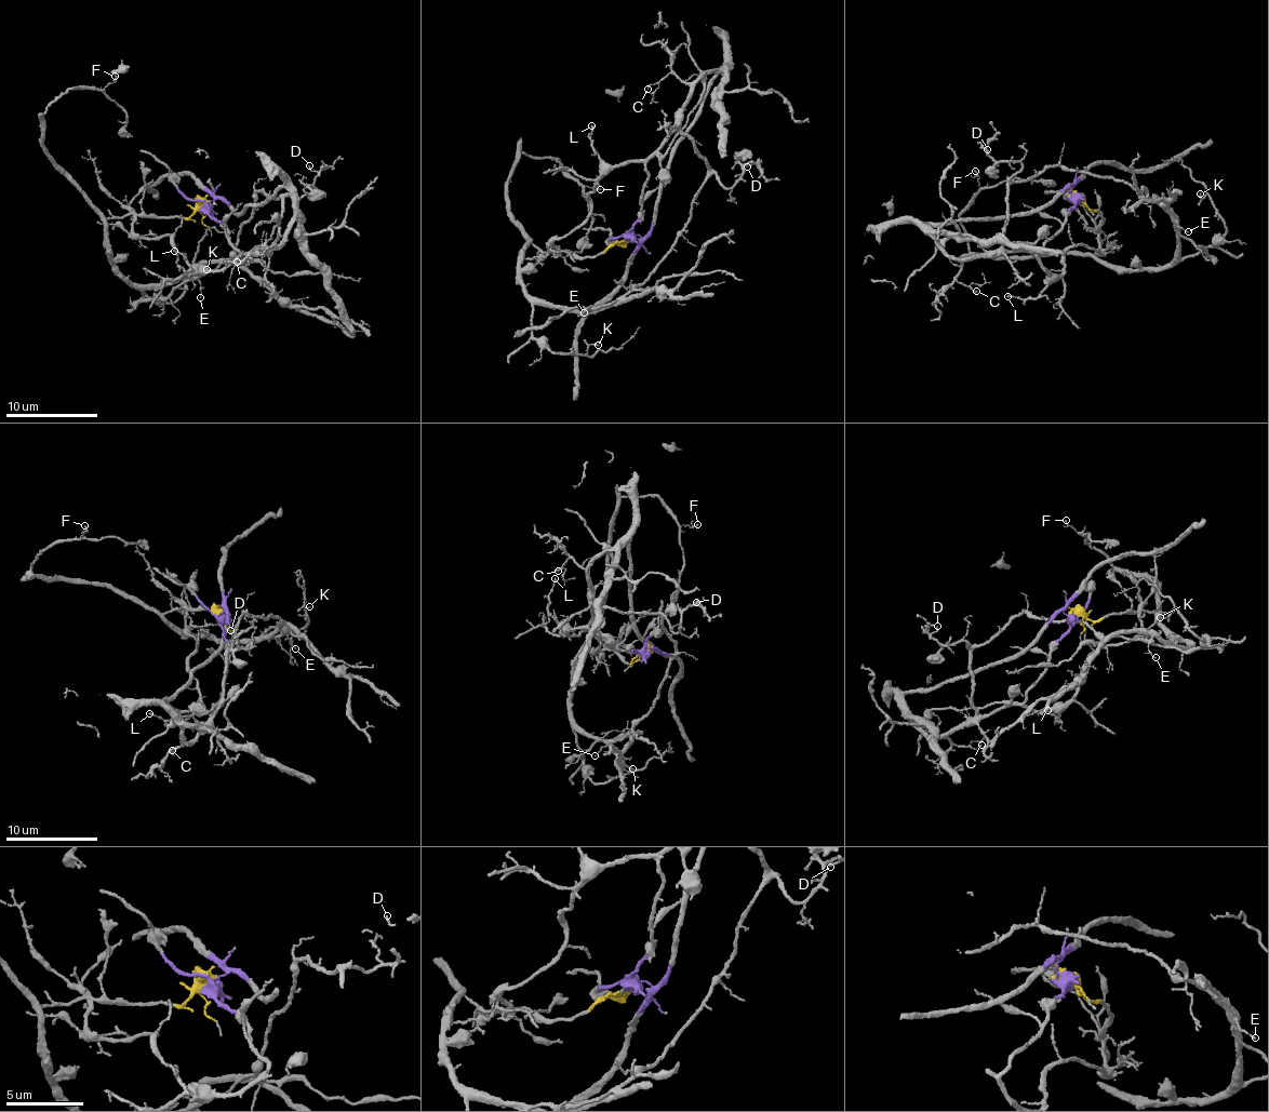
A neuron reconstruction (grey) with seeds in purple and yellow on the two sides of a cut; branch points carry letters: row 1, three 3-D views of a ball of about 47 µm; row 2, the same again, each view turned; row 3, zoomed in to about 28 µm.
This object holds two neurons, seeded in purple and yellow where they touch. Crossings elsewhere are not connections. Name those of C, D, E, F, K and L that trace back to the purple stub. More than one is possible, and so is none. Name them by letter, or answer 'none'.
C, D, L

